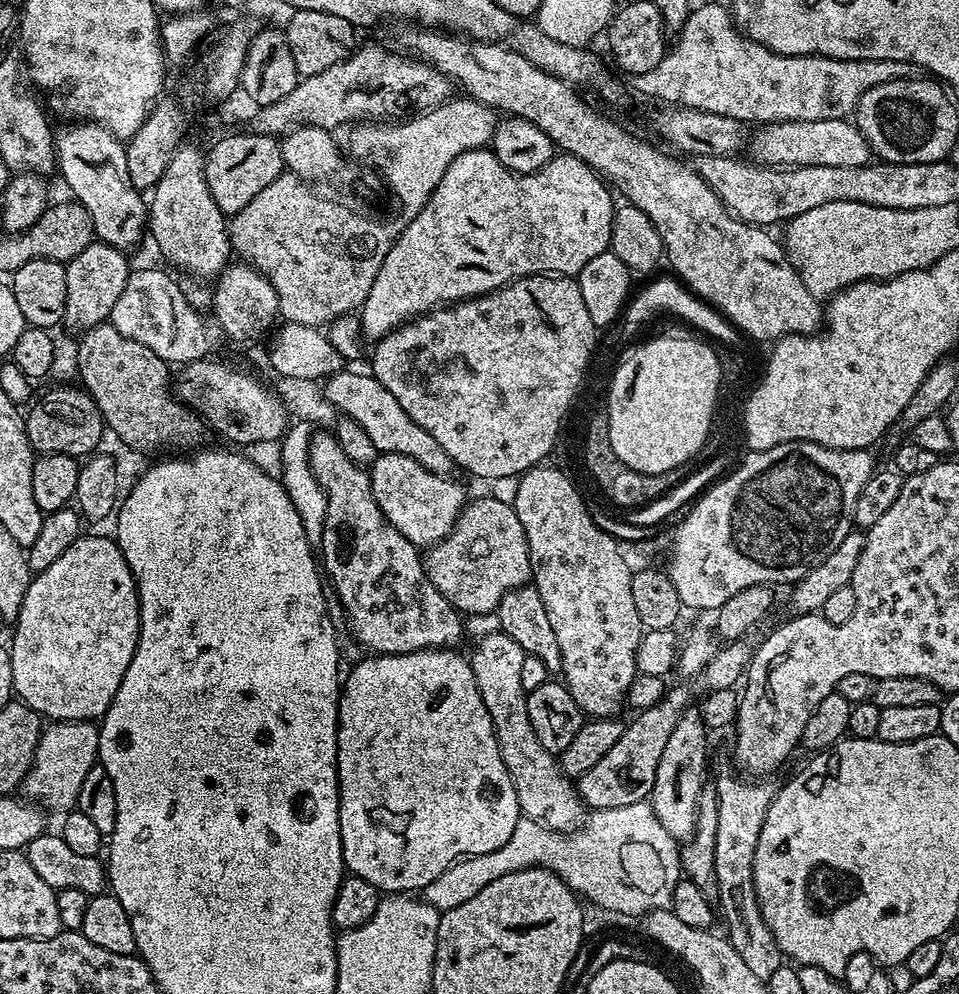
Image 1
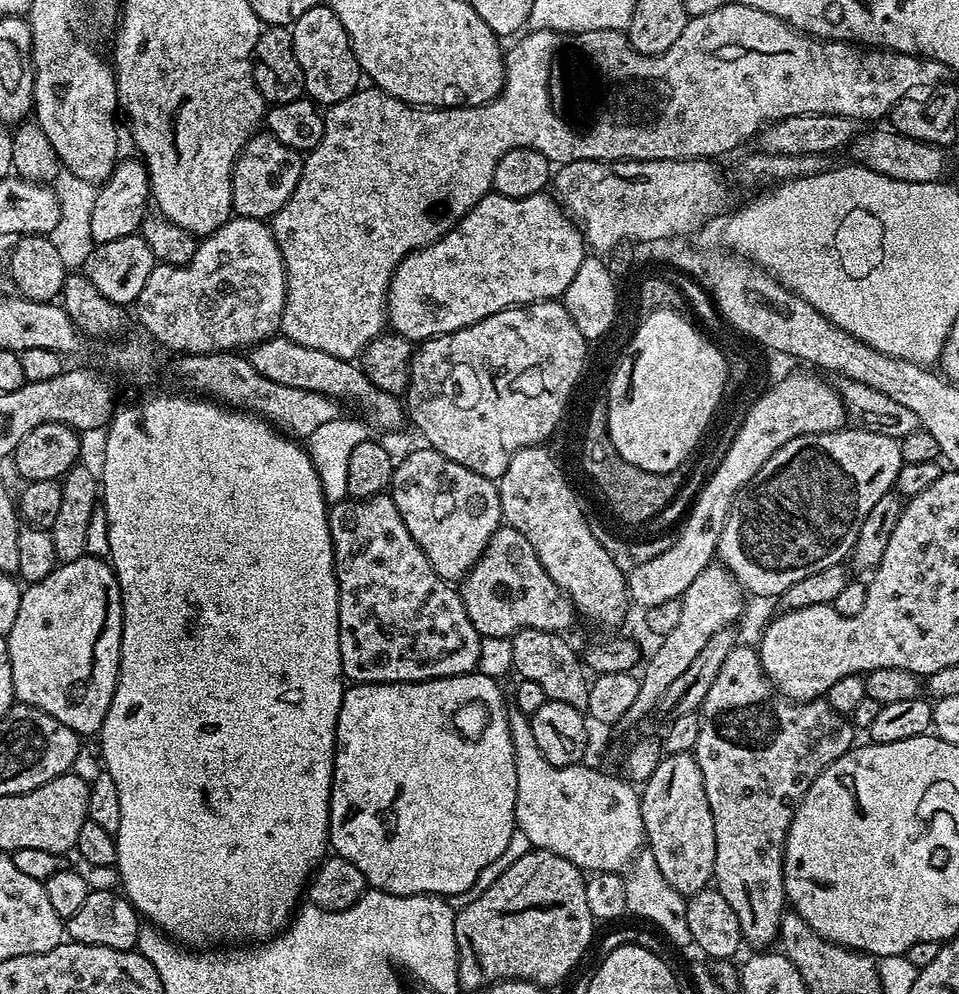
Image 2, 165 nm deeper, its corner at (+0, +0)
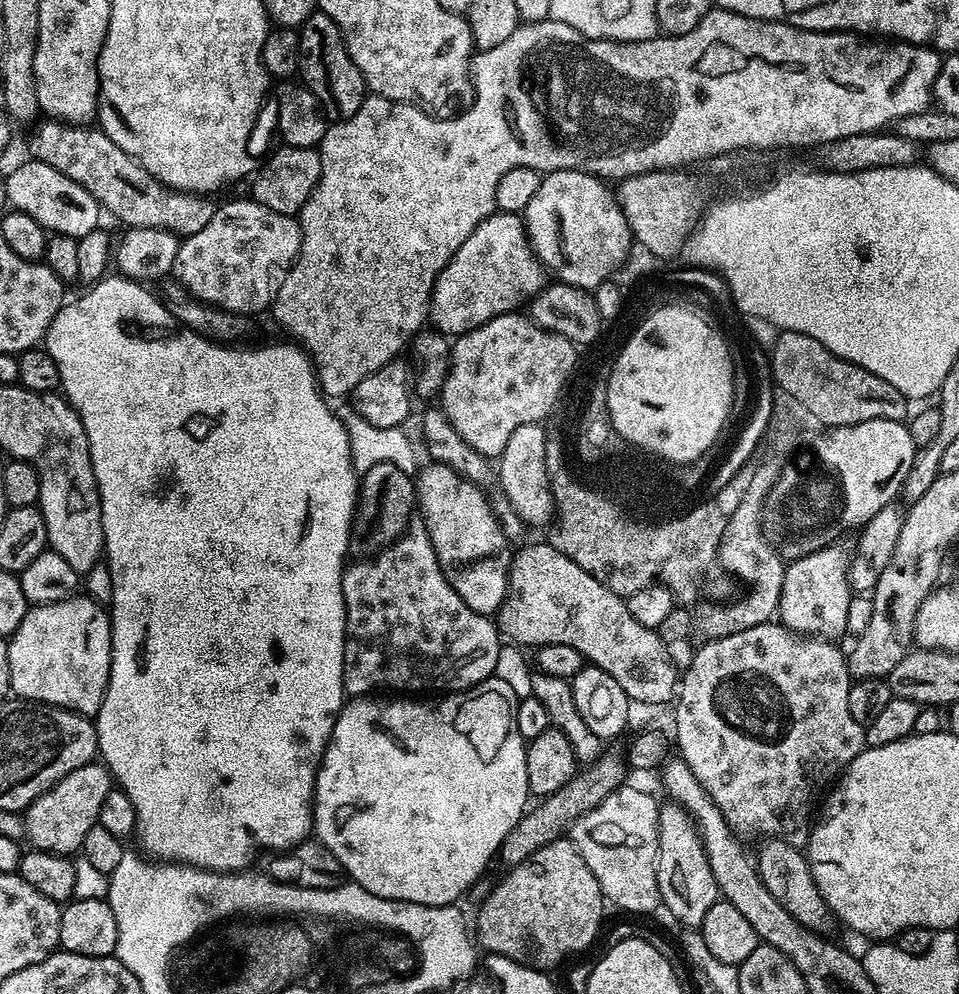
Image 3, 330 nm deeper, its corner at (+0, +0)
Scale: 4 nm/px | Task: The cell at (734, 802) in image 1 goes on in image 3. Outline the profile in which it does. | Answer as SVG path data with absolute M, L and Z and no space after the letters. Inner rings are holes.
M779 622L759 624L750 630L735 632L717 640L701 643L701 645L701 648L693 654L688 669L685 672L683 669L682 679L679 681L678 691L674 697L674 705L676 704L676 740L674 736L674 744L675 747L676 744L680 747L679 759L684 760L686 766L690 766L690 770L694 770L694 778L698 778L698 782L702 782L706 794L710 794L710 798L714 798L714 806L718 806L718 810L726 818L730 830L738 837L779 838L787 844L803 849L808 843L809 835L814 827L813 820L826 789L843 773L851 760L858 753L863 752L866 747L864 743L865 725L854 722L849 711L849 695L854 681L848 672L845 653L843 651L840 653L835 648L837 646L835 643L790 632Z

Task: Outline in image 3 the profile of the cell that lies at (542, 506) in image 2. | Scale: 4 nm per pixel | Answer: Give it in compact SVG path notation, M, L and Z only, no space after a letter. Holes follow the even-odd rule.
M543 423L518 426L506 442L506 450L498 458L500 464L500 488L503 499L518 514L525 525L540 528L543 524L551 525L554 520L552 489L546 470L546 446L548 433Z

